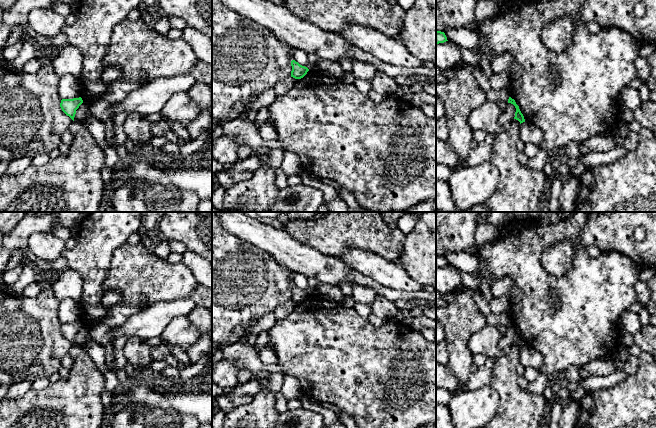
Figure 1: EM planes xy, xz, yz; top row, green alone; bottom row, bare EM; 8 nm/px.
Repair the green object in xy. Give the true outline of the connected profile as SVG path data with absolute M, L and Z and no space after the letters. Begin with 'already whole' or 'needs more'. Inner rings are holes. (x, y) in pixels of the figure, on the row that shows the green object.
already whole; M81 97L73 99L62 99L60 107L62 111L74 121L76 110L82 103L83 100Z

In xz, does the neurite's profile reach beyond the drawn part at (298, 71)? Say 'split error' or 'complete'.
complete

